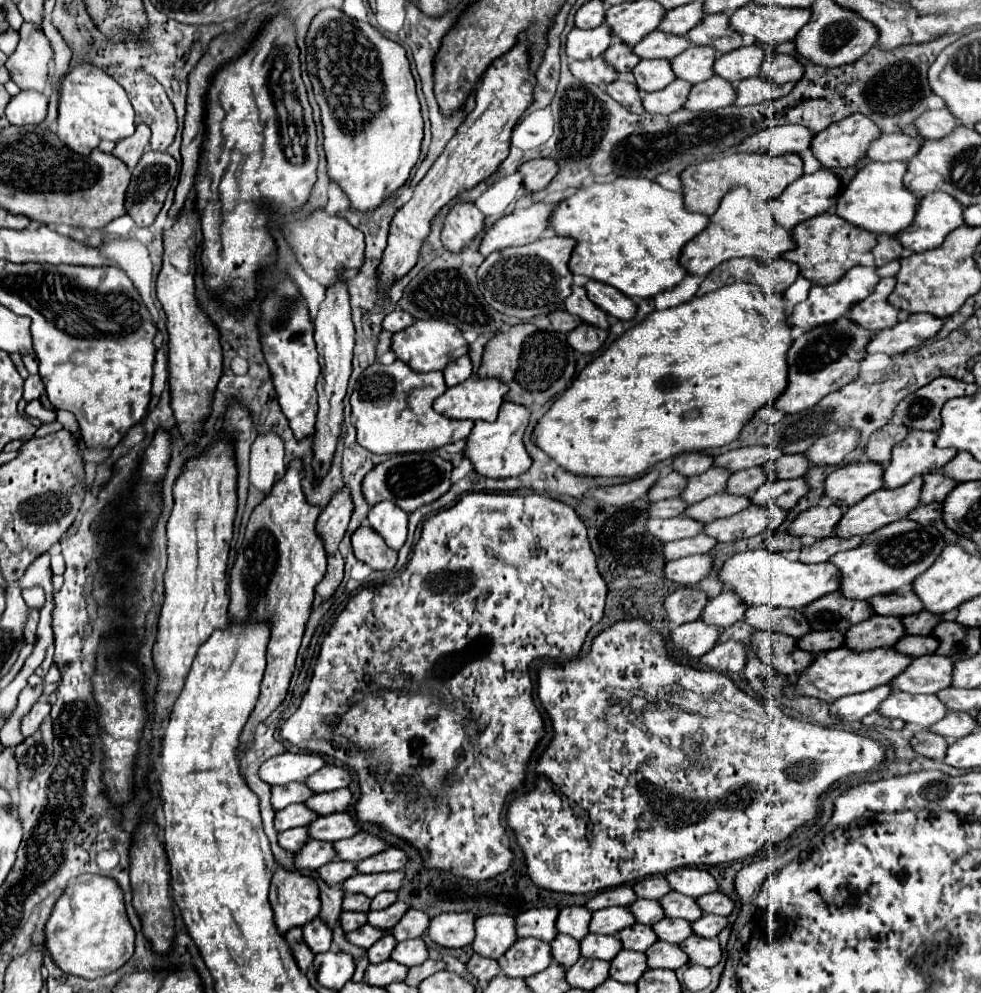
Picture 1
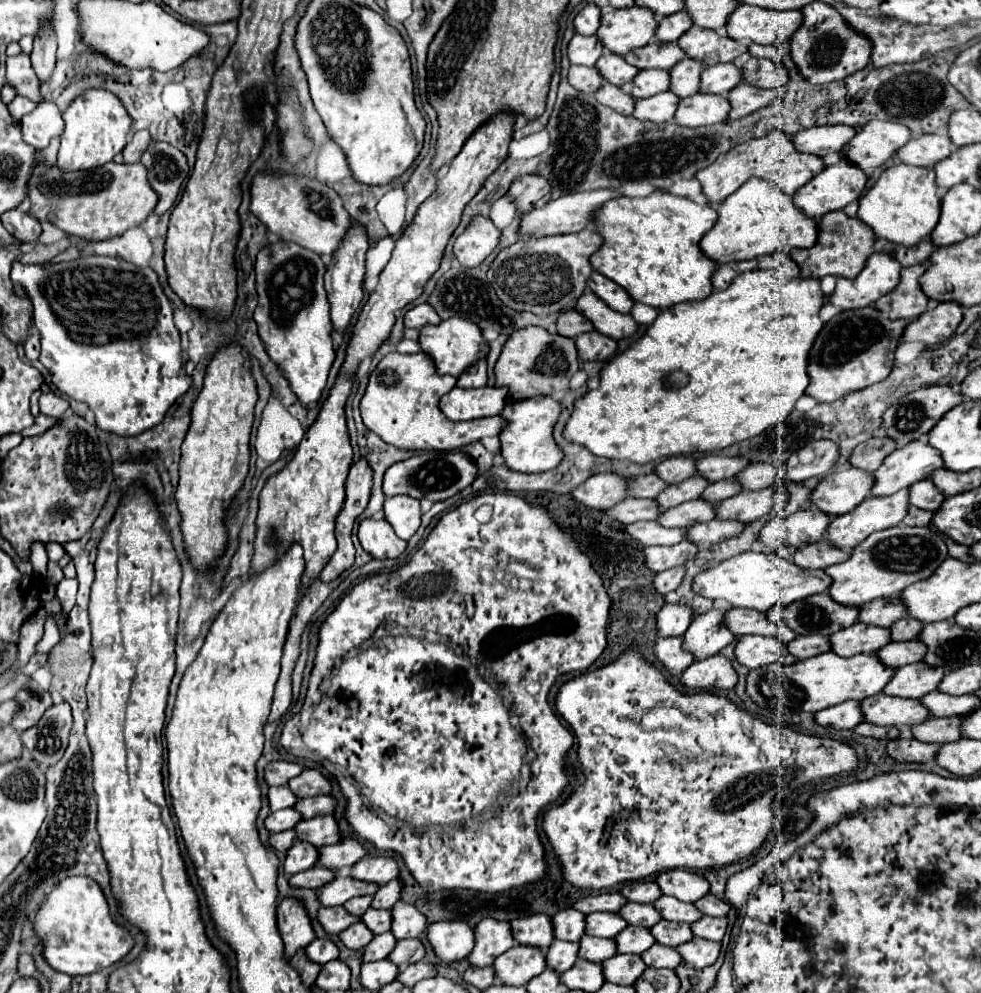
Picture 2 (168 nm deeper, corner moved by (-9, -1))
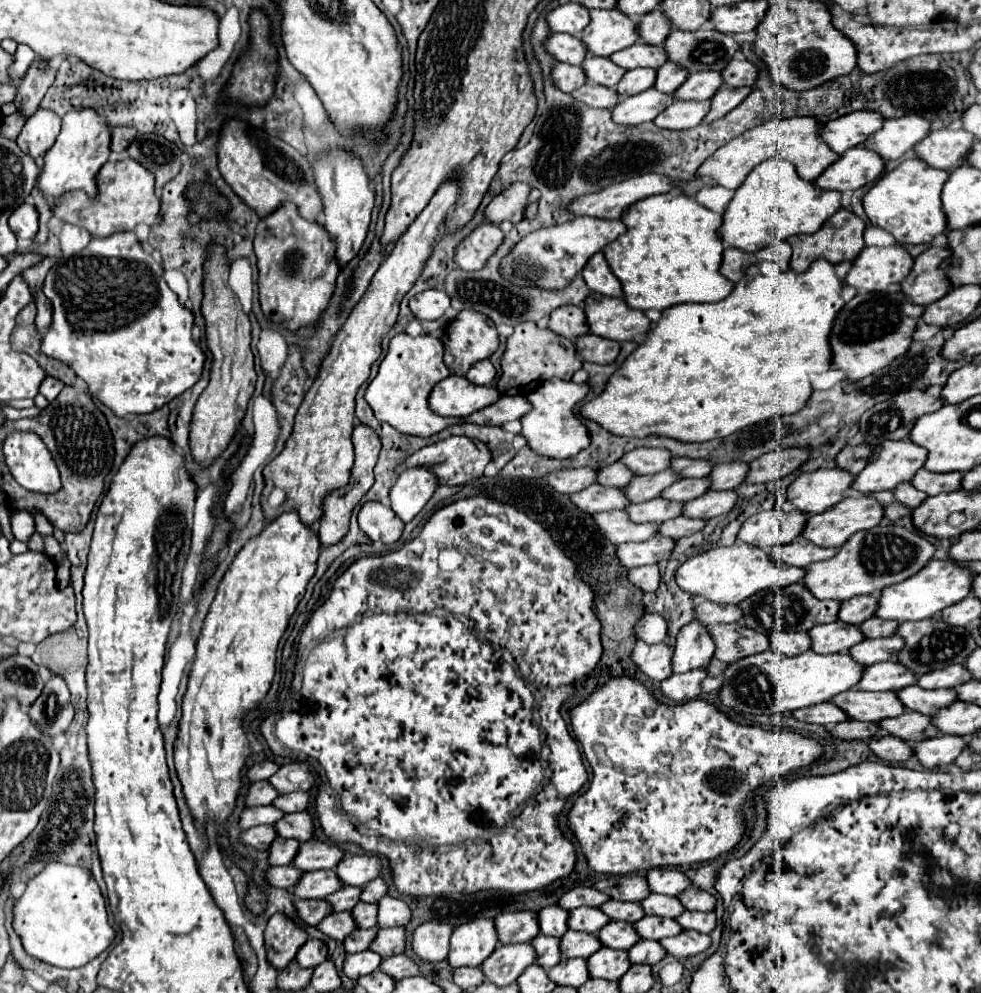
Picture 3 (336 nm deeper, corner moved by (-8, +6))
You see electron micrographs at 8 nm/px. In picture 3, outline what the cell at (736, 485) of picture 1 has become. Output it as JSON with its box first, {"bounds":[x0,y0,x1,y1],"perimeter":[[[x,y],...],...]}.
{"bounds":[661,479,709,503],"perimeter":[[[679,479],[673,485],[669,485],[661,497],[669,499],[669,501],[681,501],[687,503],[691,499],[697,499],[699,495],[703,495],[709,489],[709,479]]]}

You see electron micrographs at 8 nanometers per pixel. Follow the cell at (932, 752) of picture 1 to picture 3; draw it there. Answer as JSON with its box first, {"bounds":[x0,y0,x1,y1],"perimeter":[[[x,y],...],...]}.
{"bounds":[869,735,913,763],"perimeter":[[[875,735],[869,739],[869,749],[887,763],[901,763],[913,757],[913,749],[907,743],[901,743],[899,739],[893,739],[891,735]]]}

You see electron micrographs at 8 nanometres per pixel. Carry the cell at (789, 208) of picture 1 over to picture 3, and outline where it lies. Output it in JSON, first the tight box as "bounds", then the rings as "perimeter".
{"bounds":[815,147,885,191],"perimeter":[[[855,147],[845,151],[837,163],[825,169],[815,185],[827,191],[855,191],[879,179],[883,169],[885,161],[875,151],[867,147]]]}

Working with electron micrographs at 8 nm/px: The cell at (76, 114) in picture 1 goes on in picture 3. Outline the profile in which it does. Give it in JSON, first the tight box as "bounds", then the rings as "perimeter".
{"bounds":[39,109,109,207],"perimeter":[[[93,109],[71,111],[63,117],[61,133],[55,145],[43,157],[43,173],[39,177],[39,191],[53,207],[55,199],[63,197],[67,191],[83,189],[89,199],[97,195],[97,173],[109,159],[109,125],[99,119]]]}

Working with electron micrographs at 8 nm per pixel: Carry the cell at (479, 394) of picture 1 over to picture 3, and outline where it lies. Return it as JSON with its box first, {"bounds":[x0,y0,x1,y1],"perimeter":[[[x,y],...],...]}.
{"bounds":[429,375,499,417],"perimeter":[[[449,375],[433,387],[429,407],[443,417],[469,417],[479,409],[493,405],[497,397],[499,391],[491,385],[473,385],[465,377]]]}

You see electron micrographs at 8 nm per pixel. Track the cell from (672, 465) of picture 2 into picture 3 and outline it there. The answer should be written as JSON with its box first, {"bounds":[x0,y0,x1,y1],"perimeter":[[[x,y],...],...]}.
{"bounds":[621,449,671,475],"perimeter":[[[633,449],[621,457],[621,463],[629,467],[635,475],[653,475],[657,471],[669,469],[671,463],[669,451],[665,449]]]}

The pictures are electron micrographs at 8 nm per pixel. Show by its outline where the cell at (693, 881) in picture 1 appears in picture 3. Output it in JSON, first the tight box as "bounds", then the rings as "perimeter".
{"bounds":[647,869,691,895],"perimeter":[[[653,869],[647,873],[647,881],[651,893],[663,895],[679,895],[685,891],[685,887],[691,885],[691,881],[677,869]]]}

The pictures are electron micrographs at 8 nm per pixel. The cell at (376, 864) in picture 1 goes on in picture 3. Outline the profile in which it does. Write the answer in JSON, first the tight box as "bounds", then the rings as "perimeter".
{"bounds":[335,855,381,887],"perimeter":[[[345,855],[337,867],[335,873],[343,885],[363,887],[365,883],[373,881],[381,875],[381,861],[375,855]]]}

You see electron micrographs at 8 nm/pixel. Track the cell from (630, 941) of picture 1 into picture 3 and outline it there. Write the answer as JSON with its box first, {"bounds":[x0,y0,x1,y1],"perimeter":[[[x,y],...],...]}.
{"bounds":[599,921,639,949],"perimeter":[[[609,921],[601,931],[599,931],[601,945],[607,945],[611,949],[629,949],[639,941],[639,935],[633,931],[631,923],[617,923]]]}

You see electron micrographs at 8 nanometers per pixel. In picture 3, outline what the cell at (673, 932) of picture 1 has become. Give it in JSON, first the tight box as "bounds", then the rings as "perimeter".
{"bounds":[633,917,683,939],"perimeter":[[[643,917],[637,923],[633,923],[633,929],[641,939],[665,939],[665,937],[675,937],[683,929],[675,919],[661,919],[661,917]]]}

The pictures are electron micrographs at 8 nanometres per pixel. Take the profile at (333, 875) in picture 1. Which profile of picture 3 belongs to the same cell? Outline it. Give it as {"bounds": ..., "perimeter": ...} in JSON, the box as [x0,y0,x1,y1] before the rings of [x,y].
{"bounds":[265,865,301,889],"perimeter":[[[285,865],[285,867],[269,867],[265,873],[265,879],[271,887],[283,887],[283,889],[291,889],[293,883],[297,883],[301,871],[295,871],[293,865]]]}

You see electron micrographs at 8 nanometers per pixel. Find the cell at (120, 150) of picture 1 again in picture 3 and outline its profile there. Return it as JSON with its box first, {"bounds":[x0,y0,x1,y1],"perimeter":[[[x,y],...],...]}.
{"bounds":[111,127,137,153],"perimeter":[[[113,127],[111,129],[111,151],[123,153],[125,147],[135,139],[137,131],[133,127]]]}

